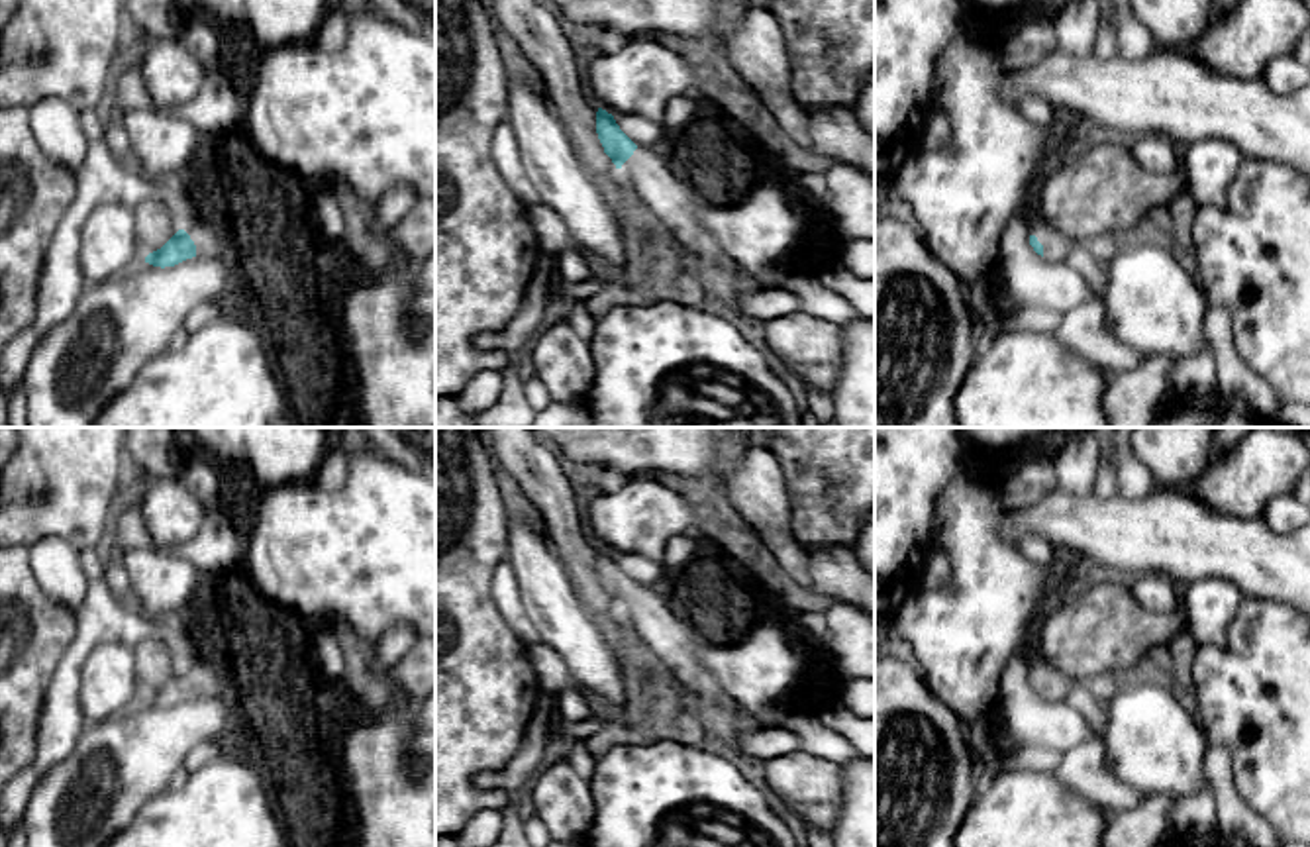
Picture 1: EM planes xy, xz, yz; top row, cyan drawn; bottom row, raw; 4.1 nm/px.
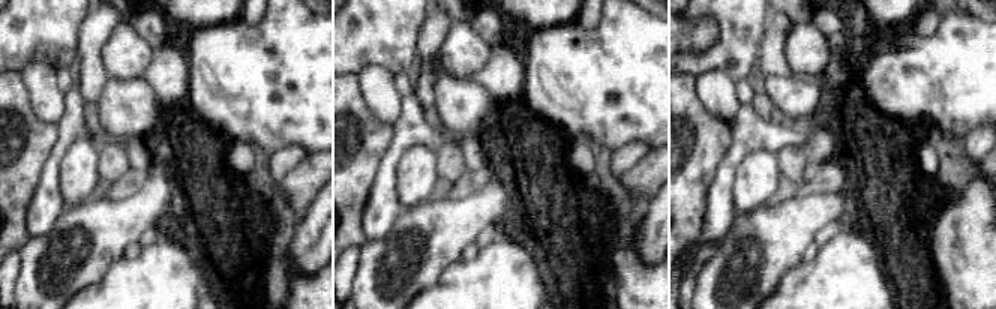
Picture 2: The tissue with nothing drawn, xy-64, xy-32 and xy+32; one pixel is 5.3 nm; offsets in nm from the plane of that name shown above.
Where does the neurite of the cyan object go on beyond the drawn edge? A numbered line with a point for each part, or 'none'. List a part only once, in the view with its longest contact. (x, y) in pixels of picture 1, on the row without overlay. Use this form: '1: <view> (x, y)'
1: xy (208, 673)

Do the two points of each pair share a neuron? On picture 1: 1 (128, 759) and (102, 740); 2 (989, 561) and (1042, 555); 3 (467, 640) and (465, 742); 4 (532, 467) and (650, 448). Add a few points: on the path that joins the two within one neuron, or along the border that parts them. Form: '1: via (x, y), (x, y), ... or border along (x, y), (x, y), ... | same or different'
1: via (122, 759), (108, 746) | same
2: border along (1012, 546), (1036, 563), (1052, 563) | different
3: via (465, 665), (465, 716) | same
4: border along (552, 448), (573, 475) | different

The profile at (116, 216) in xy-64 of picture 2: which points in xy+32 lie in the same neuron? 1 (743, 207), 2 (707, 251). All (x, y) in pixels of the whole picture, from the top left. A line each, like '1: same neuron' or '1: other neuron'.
1: other neuron
2: other neuron

